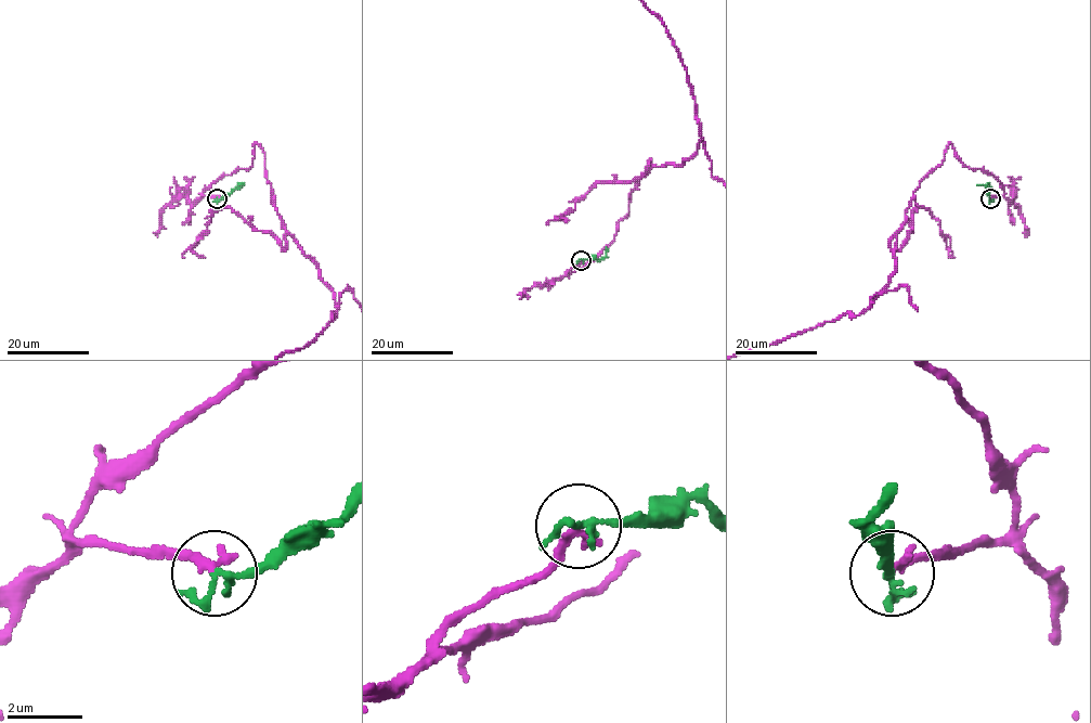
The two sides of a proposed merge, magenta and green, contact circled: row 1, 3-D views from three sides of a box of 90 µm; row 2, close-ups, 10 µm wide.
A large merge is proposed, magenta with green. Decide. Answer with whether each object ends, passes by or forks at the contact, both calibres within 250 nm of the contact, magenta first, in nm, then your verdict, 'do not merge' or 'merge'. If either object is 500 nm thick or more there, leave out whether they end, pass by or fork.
magenta ends there; green passes by; 240 nm thick on the magenta side, 170 nm on the other; merge

